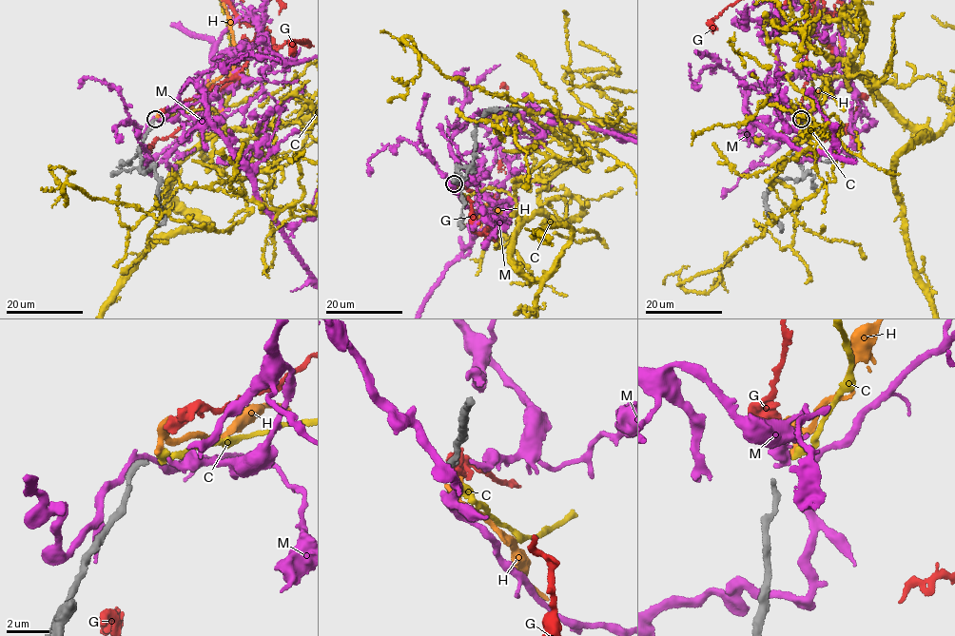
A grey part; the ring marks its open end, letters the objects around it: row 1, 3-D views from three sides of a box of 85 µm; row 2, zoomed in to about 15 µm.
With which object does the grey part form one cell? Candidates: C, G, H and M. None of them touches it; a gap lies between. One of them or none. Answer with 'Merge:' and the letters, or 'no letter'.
Merge: H

